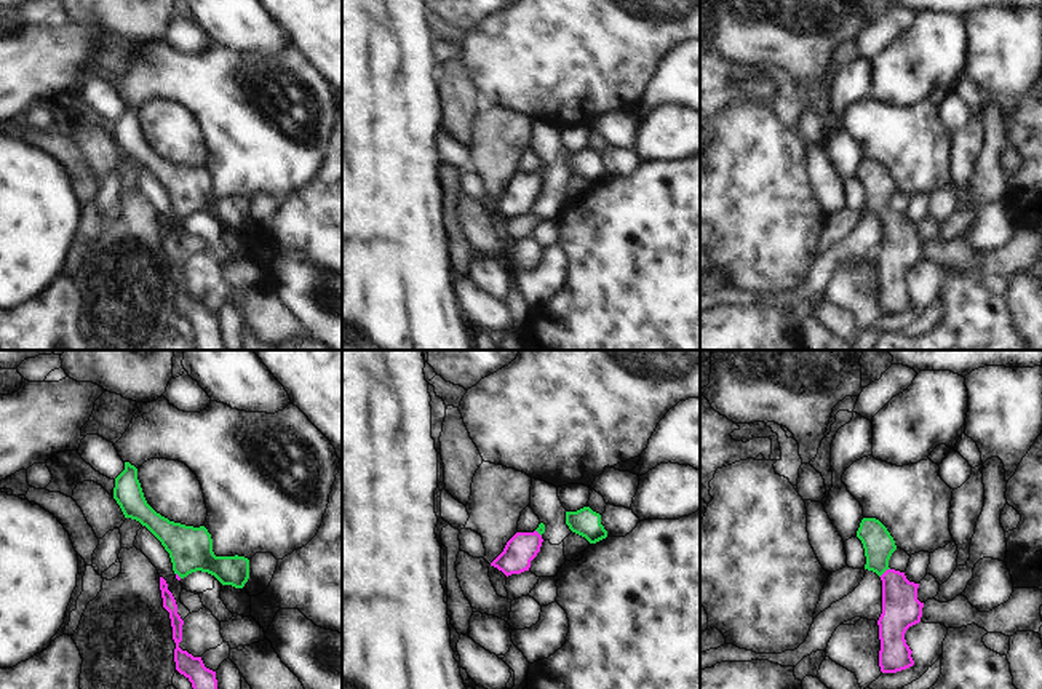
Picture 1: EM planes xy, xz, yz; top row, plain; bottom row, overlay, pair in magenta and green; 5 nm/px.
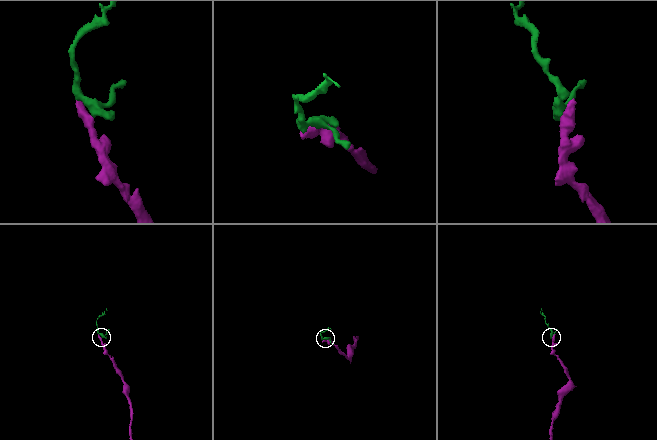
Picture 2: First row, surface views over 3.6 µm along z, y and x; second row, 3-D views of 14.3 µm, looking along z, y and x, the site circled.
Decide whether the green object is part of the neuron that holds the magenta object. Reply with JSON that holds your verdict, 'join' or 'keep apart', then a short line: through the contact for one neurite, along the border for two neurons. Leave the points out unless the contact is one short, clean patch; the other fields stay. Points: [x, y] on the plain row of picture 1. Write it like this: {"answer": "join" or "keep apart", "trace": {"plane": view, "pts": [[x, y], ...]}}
{"answer": "join", "trace": {"plane": "yz", "pts": [[902, 251], [895, 226], [886, 213], [878, 205], [878, 186]]}}

